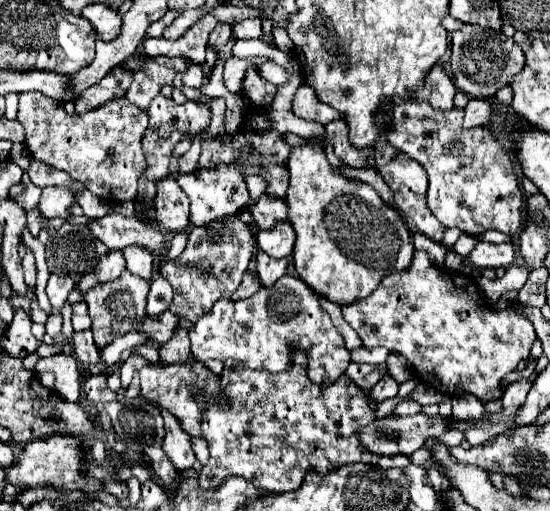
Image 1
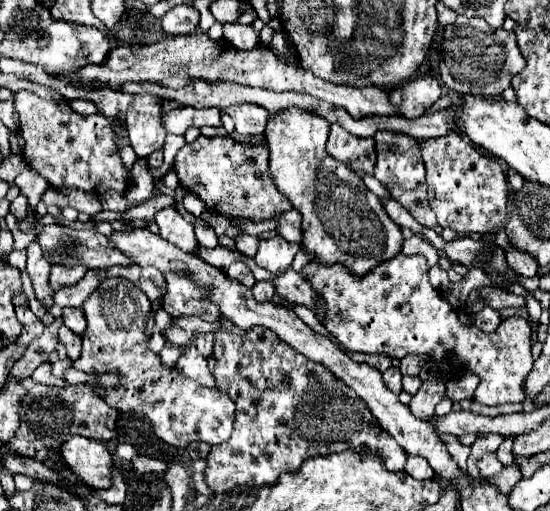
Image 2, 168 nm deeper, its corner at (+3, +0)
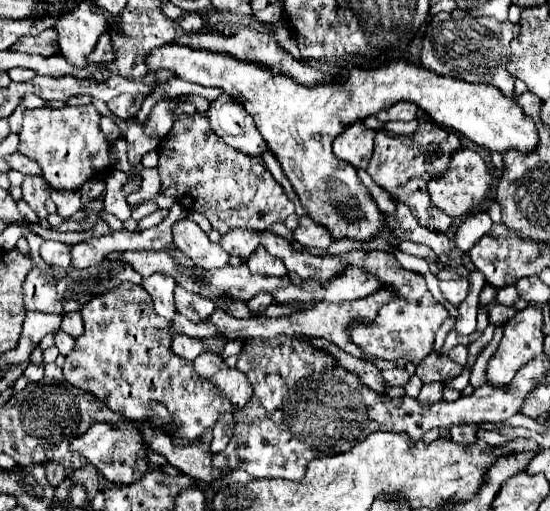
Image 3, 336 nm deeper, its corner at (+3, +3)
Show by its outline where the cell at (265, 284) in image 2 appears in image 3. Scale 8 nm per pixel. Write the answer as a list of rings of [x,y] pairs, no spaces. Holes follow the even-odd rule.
[[[259,293],[259,295],[255,295],[255,297],[251,297],[251,299],[247,301],[247,307],[249,307],[251,315],[259,317],[259,315],[265,313],[265,309],[271,305],[271,301],[273,301],[273,299],[271,299],[269,293]]]

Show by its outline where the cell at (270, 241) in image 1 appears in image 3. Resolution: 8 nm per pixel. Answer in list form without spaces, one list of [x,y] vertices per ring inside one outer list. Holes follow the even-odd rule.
[[[259,247],[247,261],[247,267],[253,275],[263,275],[263,277],[285,277],[287,269],[281,259],[269,255],[263,247]]]

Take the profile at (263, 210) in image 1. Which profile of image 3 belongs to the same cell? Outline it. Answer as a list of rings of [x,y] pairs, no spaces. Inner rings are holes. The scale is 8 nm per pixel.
[[[303,215],[295,229],[295,241],[299,241],[303,247],[327,249],[331,243],[335,243],[335,237],[323,225],[317,225],[311,217]]]

